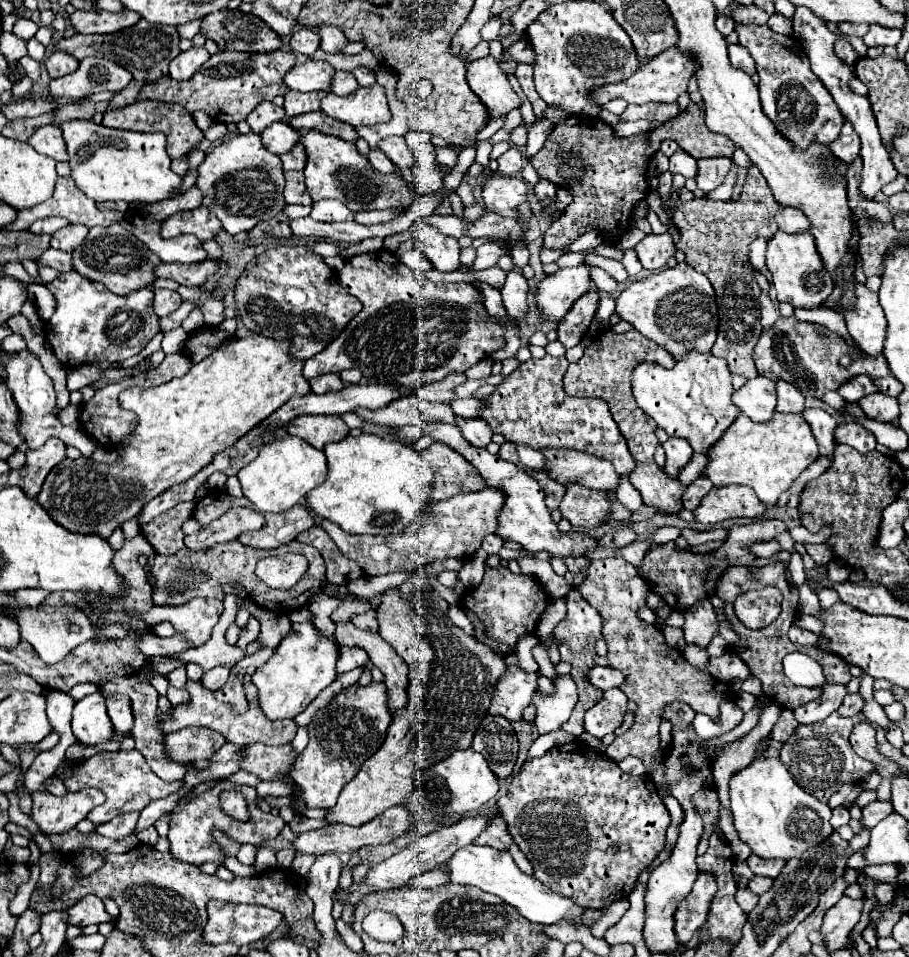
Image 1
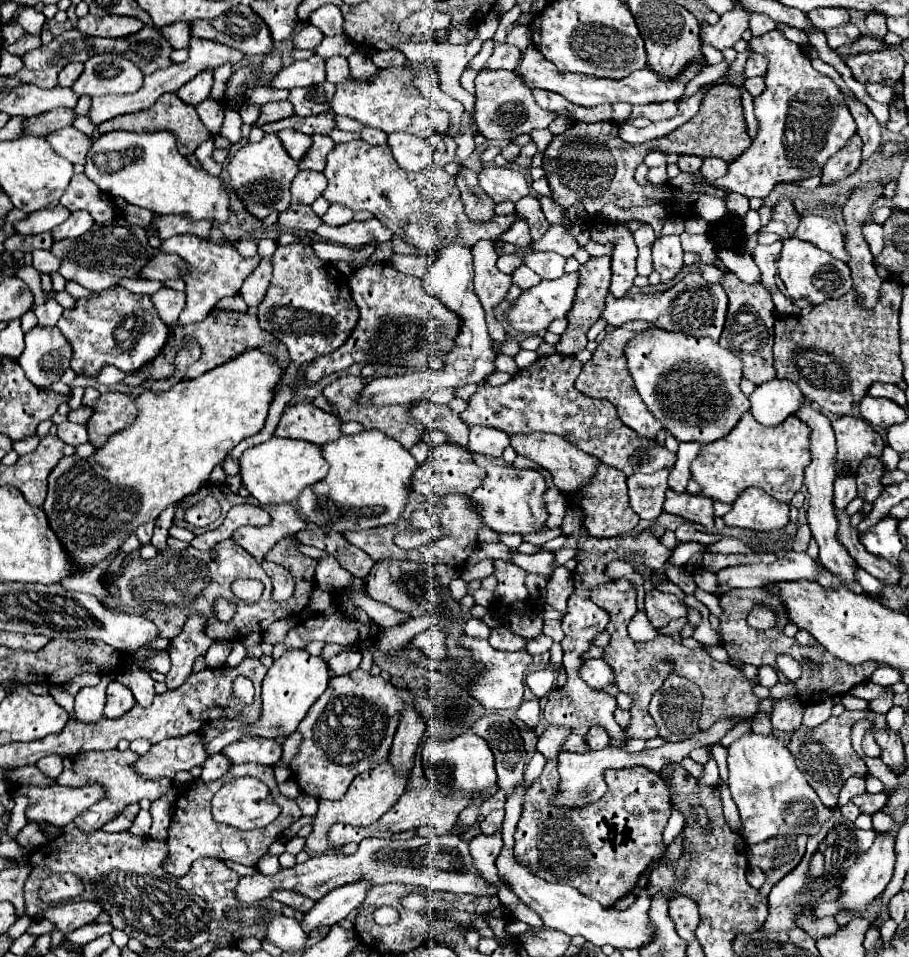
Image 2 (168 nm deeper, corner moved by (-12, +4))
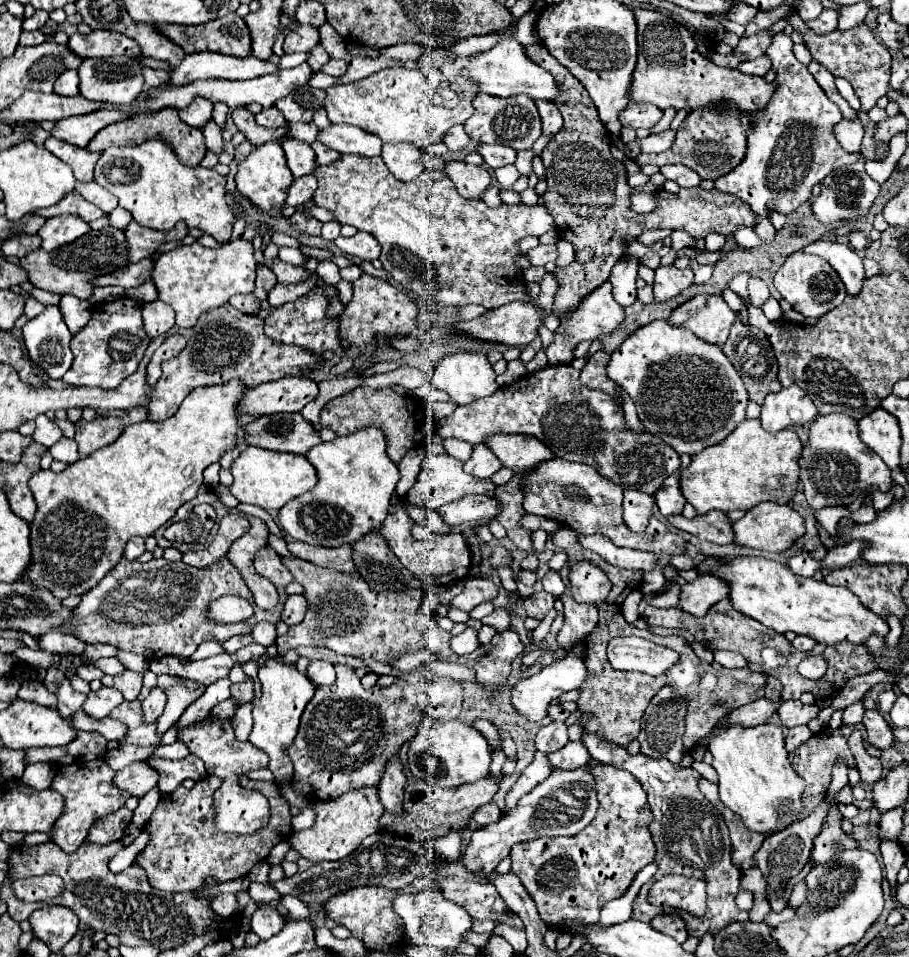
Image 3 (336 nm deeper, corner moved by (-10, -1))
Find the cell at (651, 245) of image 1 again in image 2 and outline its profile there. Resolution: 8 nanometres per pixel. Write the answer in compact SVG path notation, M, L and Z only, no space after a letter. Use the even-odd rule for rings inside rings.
M677 235L661 237L653 245L653 267L663 283L675 279L683 269L683 249Z

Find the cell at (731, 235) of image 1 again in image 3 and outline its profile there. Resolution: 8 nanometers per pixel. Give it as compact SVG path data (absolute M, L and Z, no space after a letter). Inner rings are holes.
M737 316L735 324L731 326L731 332L729 332L729 338L727 342L723 344L723 352L725 356L731 360L731 364L735 366L735 370L739 372L739 376L743 378L745 382L745 388L749 392L749 398L757 404L763 404L765 396L769 392L777 392L781 390L781 382L777 380L777 360L775 360L775 354L771 350L771 344L767 340L767 336L755 328L755 326L749 326L745 322L741 322L741 316Z

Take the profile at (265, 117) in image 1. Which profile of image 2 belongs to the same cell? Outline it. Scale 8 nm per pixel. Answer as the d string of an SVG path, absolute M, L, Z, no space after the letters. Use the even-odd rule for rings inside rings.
M275 101L275 103L267 103L261 107L261 115L257 119L257 123L273 123L285 117L293 115L293 107L289 101Z

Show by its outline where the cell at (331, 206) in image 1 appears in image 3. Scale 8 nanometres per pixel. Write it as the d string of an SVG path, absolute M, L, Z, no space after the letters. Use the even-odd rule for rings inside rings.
M333 220L333 222L325 222L325 224L323 224L321 236L323 236L325 240L335 240L339 234L341 234L341 224L339 224L337 220Z

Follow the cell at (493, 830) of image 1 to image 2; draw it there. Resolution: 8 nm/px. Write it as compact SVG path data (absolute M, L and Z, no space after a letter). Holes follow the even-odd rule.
M495 809L495 811L491 811L491 813L479 823L481 831L483 831L485 835L493 835L493 833L501 827L503 817L505 817L505 811L503 811L503 809Z

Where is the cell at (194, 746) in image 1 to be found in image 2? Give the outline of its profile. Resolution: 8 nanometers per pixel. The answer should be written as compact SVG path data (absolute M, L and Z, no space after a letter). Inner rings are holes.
M191 733L185 737L165 739L151 745L149 753L141 755L135 761L137 775L145 779L167 777L173 779L179 771L189 771L199 767L207 759L201 733Z

